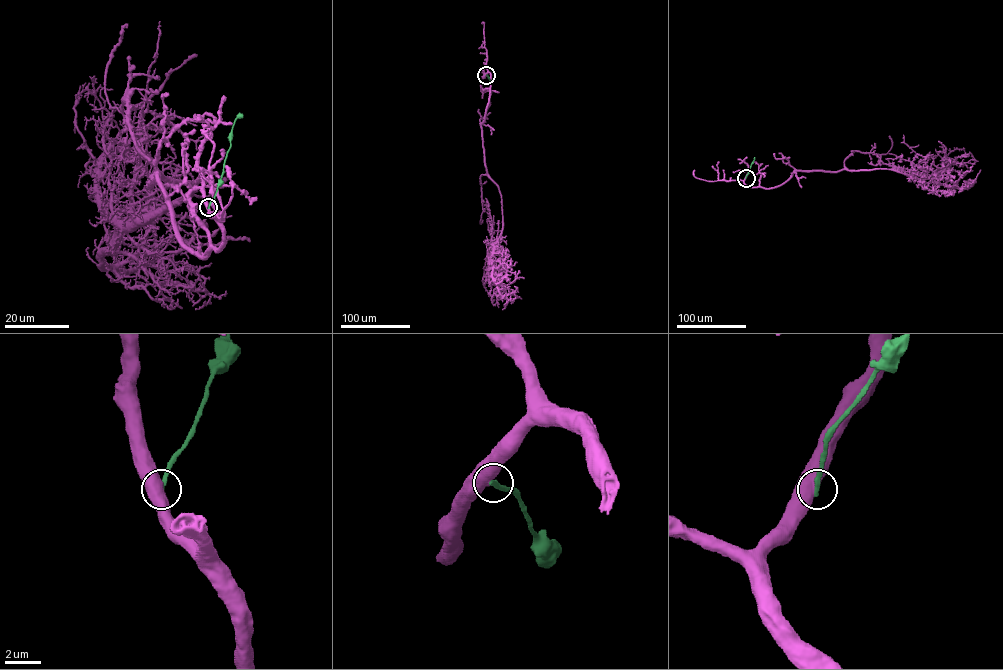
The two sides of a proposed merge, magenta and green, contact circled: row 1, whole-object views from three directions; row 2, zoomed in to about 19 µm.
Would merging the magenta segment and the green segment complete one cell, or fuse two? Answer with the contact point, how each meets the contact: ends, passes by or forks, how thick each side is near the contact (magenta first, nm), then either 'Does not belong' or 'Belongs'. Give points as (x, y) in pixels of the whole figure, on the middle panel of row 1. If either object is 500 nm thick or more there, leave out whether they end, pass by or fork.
Place: (486, 75). Thickness 850 nm (magenta) against 280 nm. Does not belong

